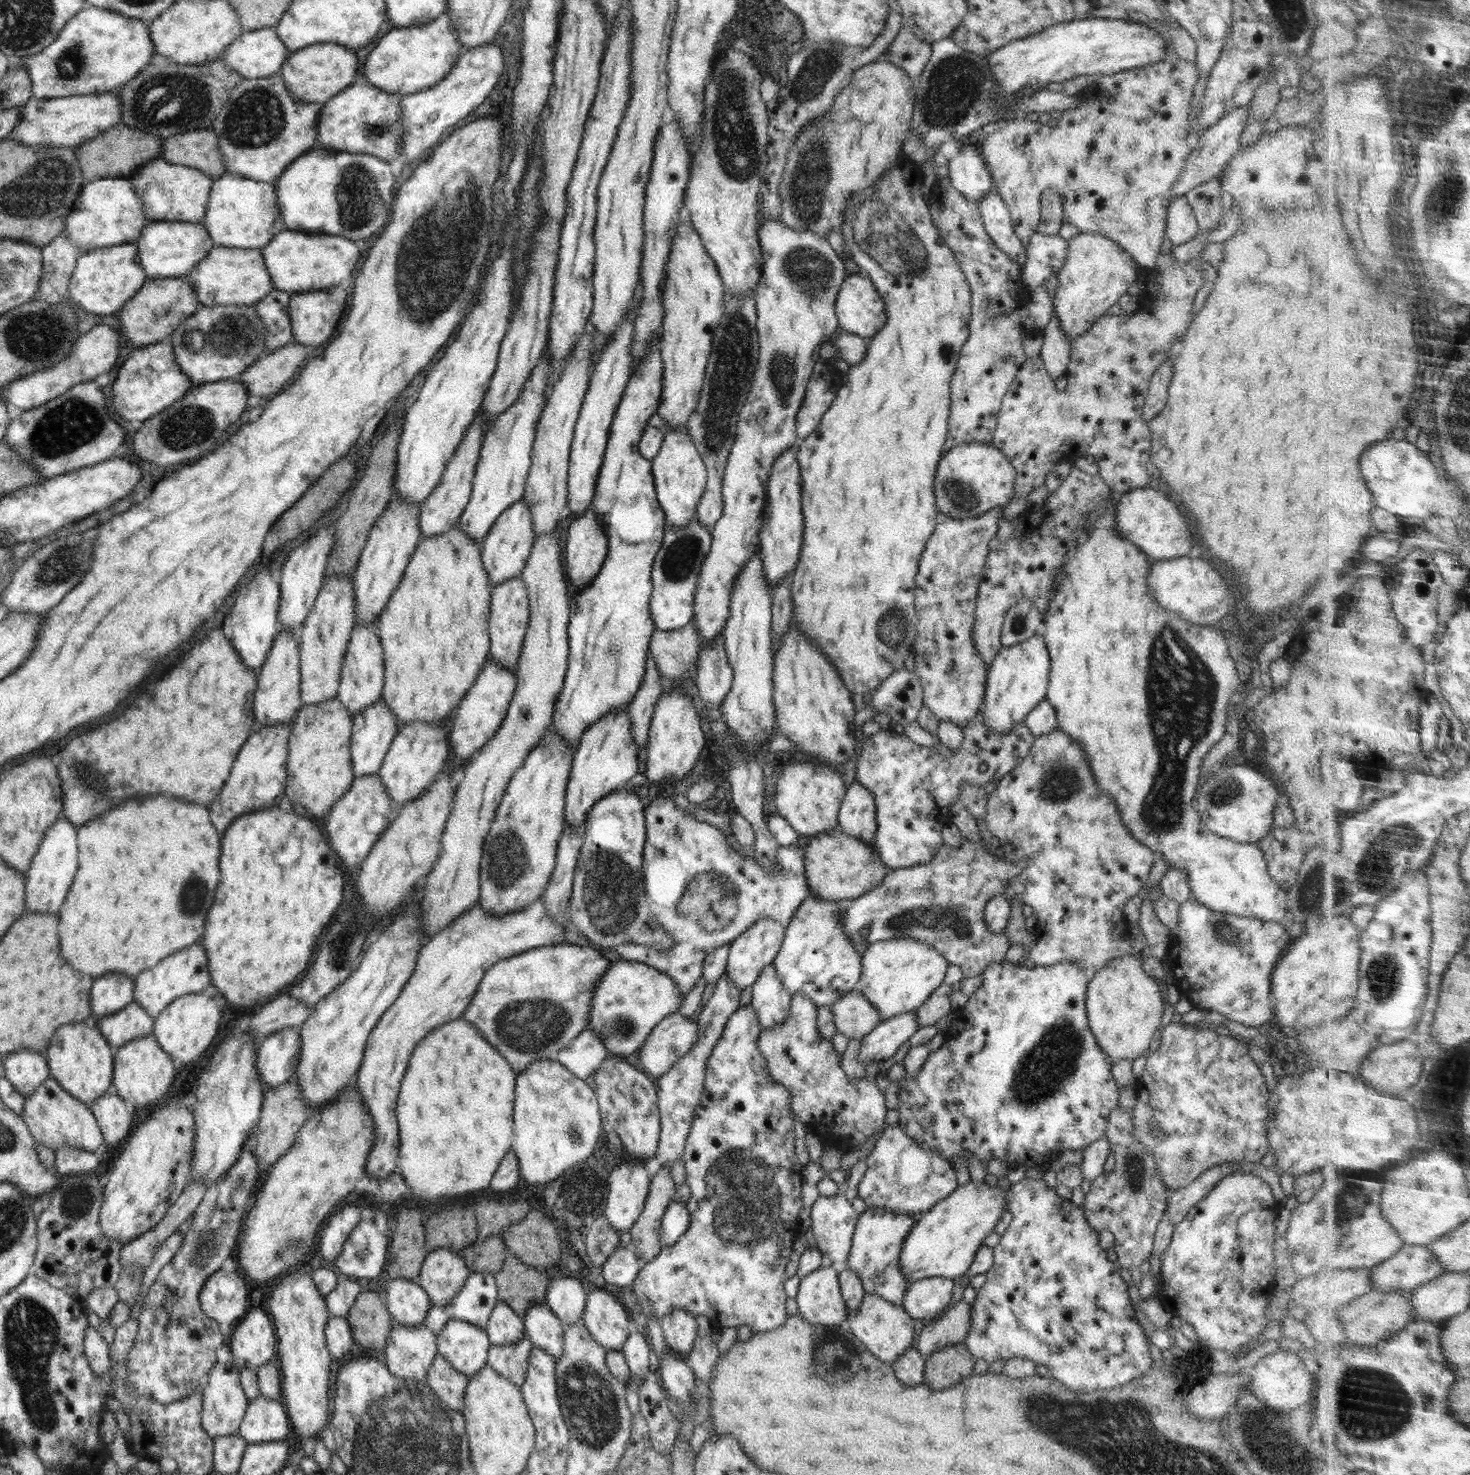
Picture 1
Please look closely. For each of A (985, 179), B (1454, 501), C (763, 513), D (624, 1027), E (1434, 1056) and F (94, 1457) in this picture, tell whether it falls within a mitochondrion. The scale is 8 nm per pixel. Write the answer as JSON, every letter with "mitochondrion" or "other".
{"A":"other","B":"other","C":"other","D":"mitochondrion","E":"other","F":"other"}

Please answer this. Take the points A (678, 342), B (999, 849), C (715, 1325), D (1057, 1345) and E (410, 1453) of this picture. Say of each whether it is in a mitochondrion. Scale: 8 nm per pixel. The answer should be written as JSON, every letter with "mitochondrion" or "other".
{"A":"other","B":"other","C":"other","D":"mitochondrion","E":"mitochondrion"}

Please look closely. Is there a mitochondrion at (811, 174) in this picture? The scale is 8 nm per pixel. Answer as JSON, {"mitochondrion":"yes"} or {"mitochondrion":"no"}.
{"mitochondrion":"yes"}

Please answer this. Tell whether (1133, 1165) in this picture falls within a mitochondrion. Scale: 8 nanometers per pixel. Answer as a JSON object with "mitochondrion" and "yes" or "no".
{"mitochondrion":"yes"}

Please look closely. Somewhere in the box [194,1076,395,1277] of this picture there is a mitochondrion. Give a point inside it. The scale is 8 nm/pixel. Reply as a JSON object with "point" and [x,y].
{"point":[242,1181]}

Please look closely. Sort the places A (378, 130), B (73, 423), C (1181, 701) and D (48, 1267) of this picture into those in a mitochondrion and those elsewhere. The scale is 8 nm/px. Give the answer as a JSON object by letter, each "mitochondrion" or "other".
{"A":"mitochondrion","B":"mitochondrion","C":"mitochondrion","D":"other"}

